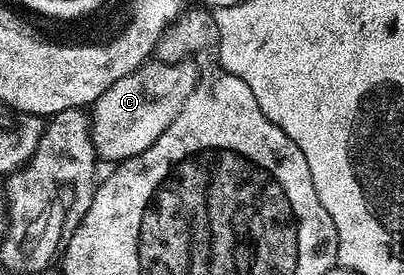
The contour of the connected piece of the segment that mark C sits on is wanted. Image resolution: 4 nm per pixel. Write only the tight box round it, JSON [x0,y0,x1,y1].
[89,59,198,163]

